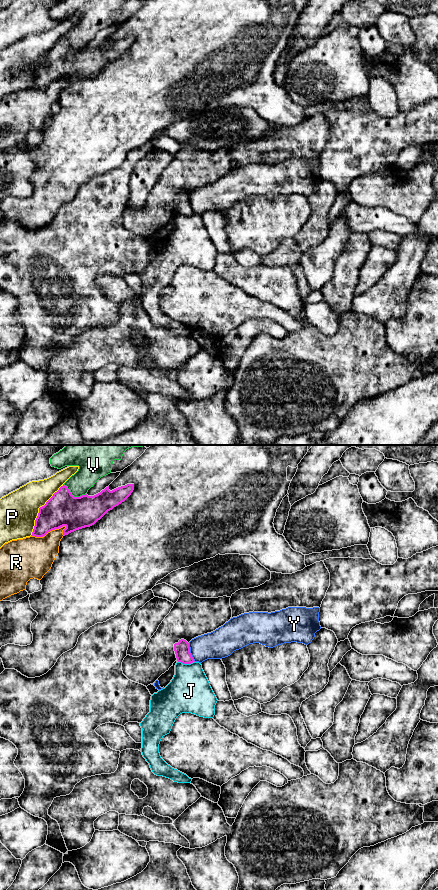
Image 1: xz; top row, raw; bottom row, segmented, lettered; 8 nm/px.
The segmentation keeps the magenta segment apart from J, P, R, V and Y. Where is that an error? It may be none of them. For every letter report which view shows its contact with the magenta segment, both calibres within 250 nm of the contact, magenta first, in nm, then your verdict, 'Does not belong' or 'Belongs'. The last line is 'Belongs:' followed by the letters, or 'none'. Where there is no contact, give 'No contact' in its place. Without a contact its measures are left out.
J: Touches magenta in xz. Thickness 130 nm (magenta) against 340 nm. Does not belong
P: Touches magenta in xz. Thickness 280 nm (magenta) against 300 nm. Does not belong
R: Touches magenta in xz. Thickness 280 nm (magenta) against 340 nm. Does not belong
V: Touches magenta in xz. Thickness 280 nm (magenta) against 190 nm. Does not belong
Y: Touches magenta in xz. Thickness 130 nm (magenta) against 220 nm. Does not belong
Belongs: none

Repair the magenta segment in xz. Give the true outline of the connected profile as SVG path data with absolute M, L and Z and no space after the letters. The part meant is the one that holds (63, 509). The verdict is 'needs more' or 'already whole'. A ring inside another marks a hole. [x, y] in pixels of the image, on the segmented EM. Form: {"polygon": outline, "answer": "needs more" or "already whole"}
{"polygon": "M127 484L112 491L109 486L94 496L74 497L63 485L39 508L31 536L43 537L63 526L63 535L90 527L108 511L124 502L133 492L134 484Z", "answer": "already whole"}

